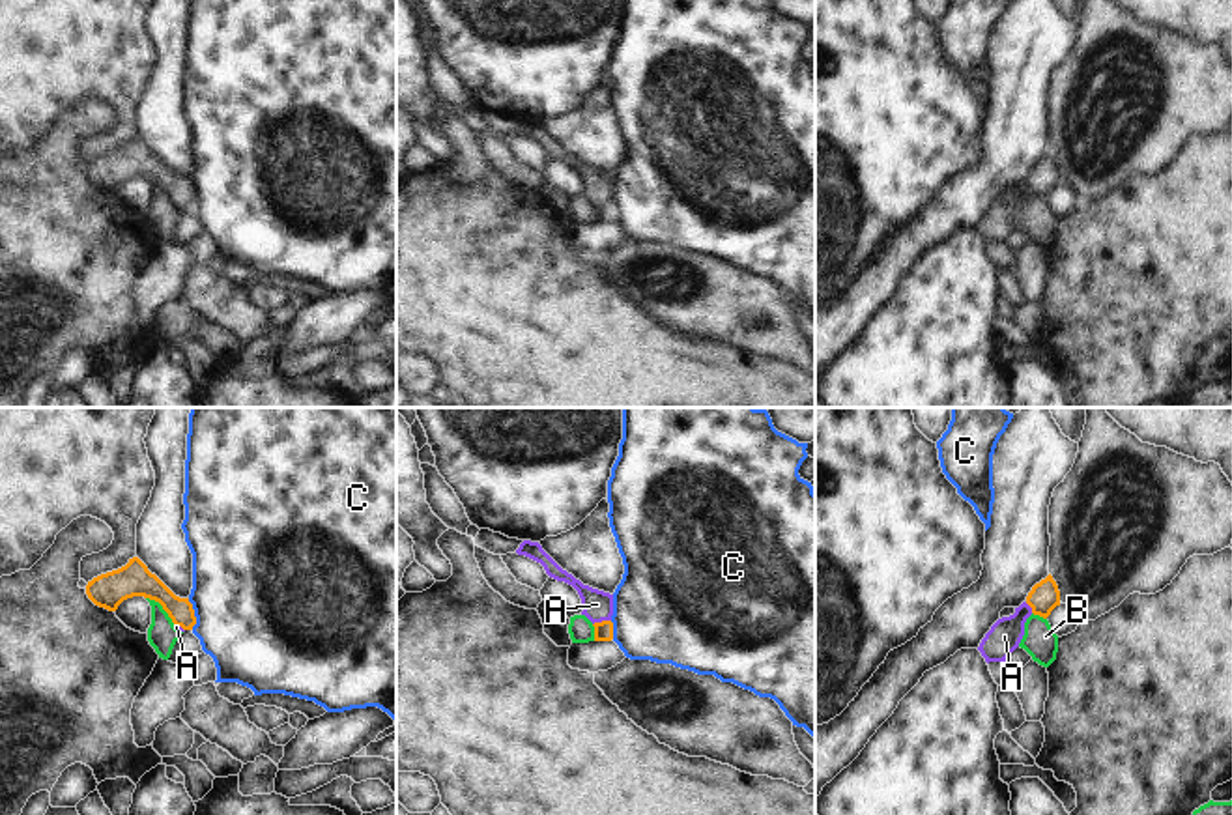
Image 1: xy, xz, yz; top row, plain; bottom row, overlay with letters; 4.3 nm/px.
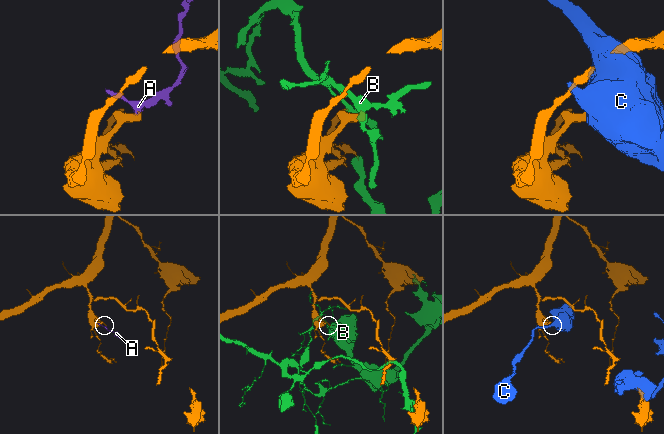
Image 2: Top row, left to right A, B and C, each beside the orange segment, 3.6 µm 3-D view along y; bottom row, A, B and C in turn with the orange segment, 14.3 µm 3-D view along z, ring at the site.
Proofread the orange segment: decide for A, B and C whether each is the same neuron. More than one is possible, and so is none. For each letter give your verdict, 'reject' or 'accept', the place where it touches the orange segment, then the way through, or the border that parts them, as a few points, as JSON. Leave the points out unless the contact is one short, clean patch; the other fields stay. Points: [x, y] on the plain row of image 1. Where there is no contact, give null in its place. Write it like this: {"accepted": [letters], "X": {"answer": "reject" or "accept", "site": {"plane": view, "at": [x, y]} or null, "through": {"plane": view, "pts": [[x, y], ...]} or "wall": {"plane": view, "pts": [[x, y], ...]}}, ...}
{"accepted": ["A"], "A": {"answer": "accept", "site": {"plane": "xz", "at": [602, 202]}, "through": {"plane": "xz", "pts": [[602, 212], [602, 202], [597, 185]]}}, "B": {"answer": "reject", "site": {"plane": "xy", "at": [163, 189]}, "wall": {"plane": "xy", "pts": [[146, 178], [161, 187], [174, 208]]}}, "C": {"answer": "reject", "site": {"plane": "xy", "at": [193, 195]}, "wall": {"plane": "xy", "pts": [[187, 180], [195, 199], [193, 210]]}}}

